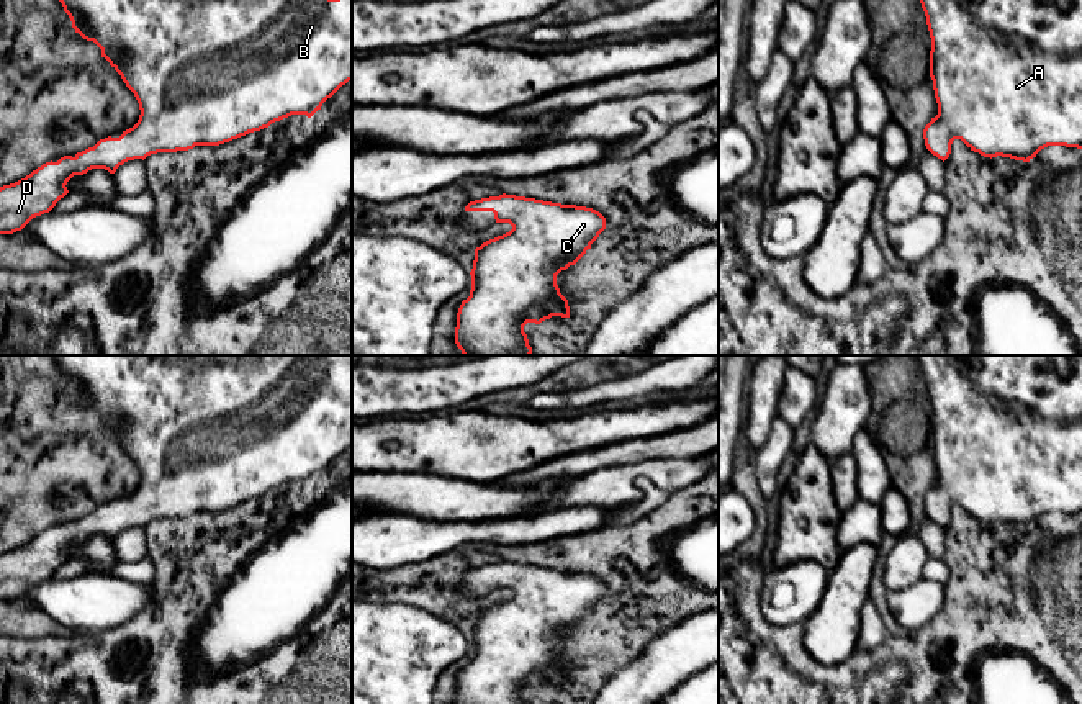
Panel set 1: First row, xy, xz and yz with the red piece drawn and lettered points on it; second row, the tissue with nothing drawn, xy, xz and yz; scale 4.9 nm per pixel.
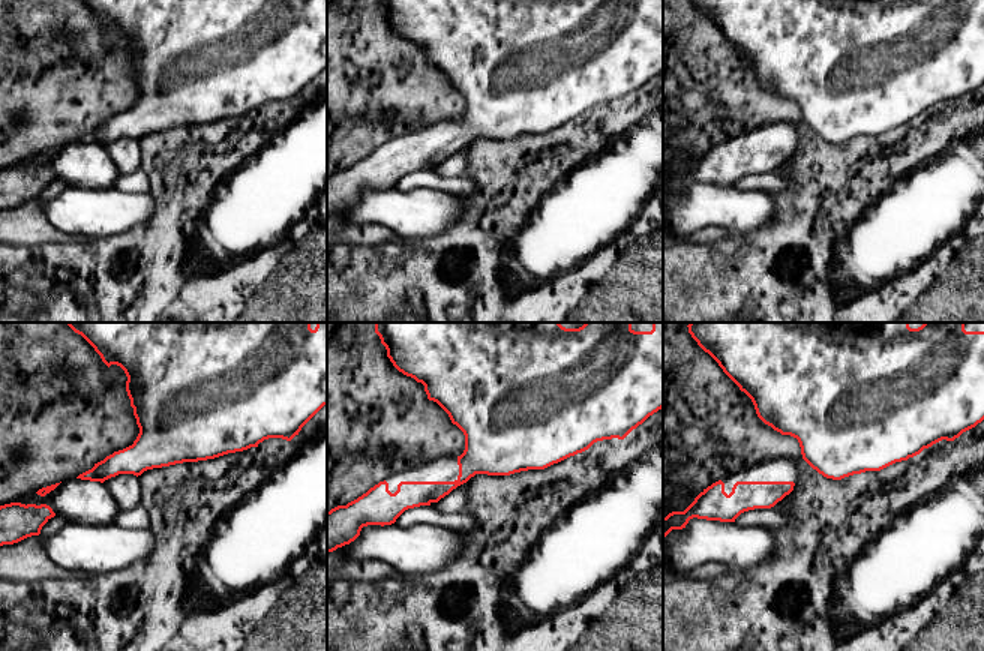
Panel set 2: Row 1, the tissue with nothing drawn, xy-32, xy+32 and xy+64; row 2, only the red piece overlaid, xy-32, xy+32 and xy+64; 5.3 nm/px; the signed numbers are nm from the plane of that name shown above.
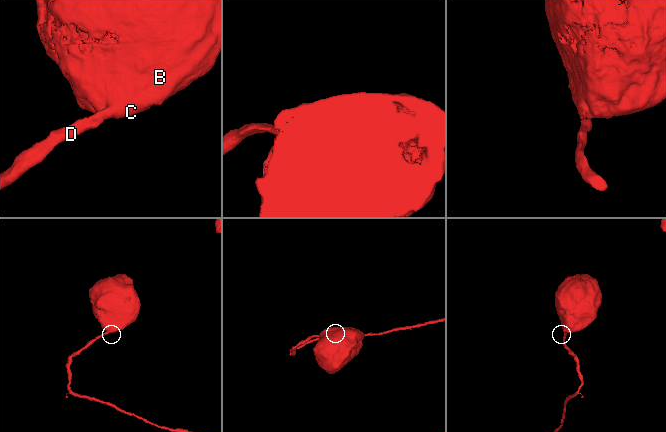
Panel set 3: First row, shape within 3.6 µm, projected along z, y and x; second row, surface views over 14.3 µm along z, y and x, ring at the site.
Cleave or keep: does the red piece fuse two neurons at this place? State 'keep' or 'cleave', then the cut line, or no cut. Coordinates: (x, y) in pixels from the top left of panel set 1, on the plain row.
keep | no cut

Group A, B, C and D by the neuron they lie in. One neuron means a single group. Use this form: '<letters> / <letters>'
A B C D

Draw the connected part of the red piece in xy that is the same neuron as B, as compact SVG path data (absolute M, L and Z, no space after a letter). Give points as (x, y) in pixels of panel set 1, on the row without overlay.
M54 355L54 359L75 399L87 408L93 408L101 416L101 424L110 429L134 460L141 481L138 490L123 498L119 504L100 506L93 514L77 519L74 524L64 522L57 529L46 529L25 545L0 553L0 601L21 598L33 584L49 580L69 560L65 552L74 542L83 542L92 535L105 535L115 540L124 529L144 527L151 521L188 517L195 512L219 512L268 494L272 490L291 481L311 485L327 465L352 447L352 355L340 355L339 365L326 363L322 355L252 355L250 359L242 359L241 355Z

